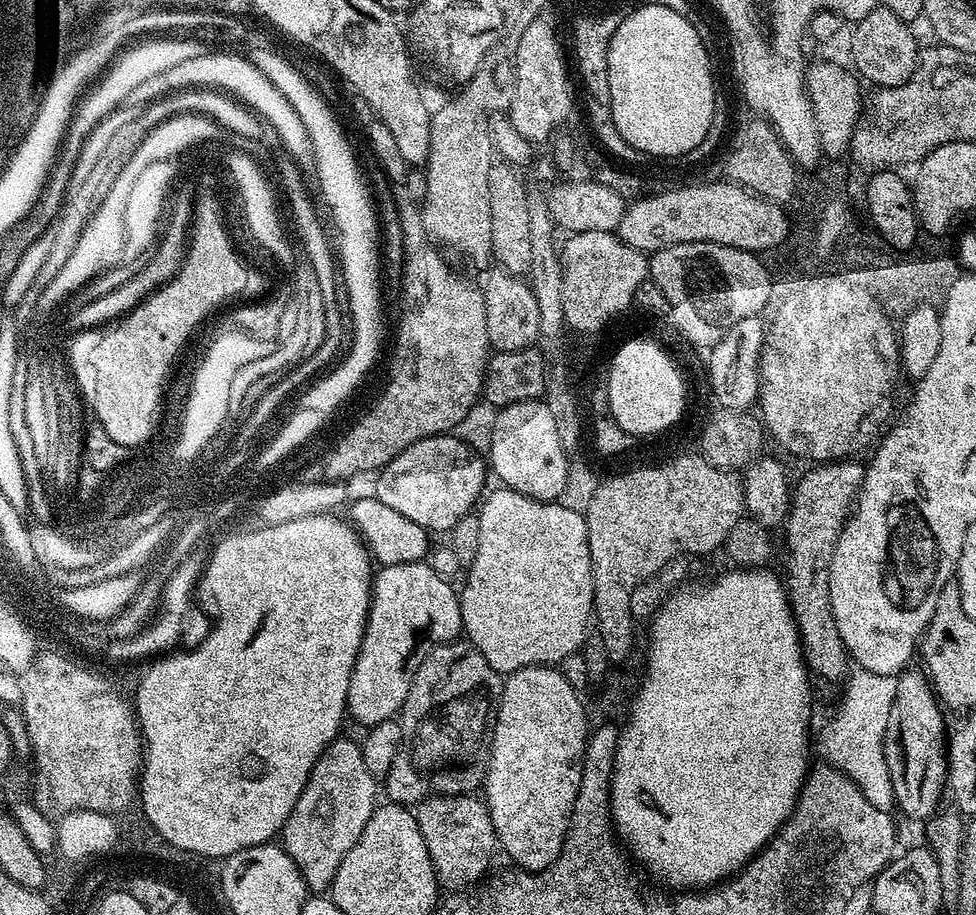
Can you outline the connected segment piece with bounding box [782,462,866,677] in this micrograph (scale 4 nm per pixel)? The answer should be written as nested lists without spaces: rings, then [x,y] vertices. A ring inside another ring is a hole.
[[[824,462],[809,467],[812,469],[797,484],[795,481],[794,499],[786,521],[788,553],[784,556],[782,579],[788,589],[788,604],[800,632],[805,661],[809,669],[820,676],[843,677],[850,668],[848,650],[834,622],[828,583],[834,546],[856,503],[860,483],[864,481],[865,465],[852,463],[856,462]]]

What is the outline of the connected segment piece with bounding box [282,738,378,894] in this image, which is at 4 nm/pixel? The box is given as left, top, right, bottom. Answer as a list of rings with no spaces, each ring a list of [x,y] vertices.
[[[337,738],[332,745],[318,758],[294,810],[288,816],[282,829],[282,847],[288,857],[293,860],[300,869],[304,884],[316,894],[324,894],[329,891],[334,882],[334,874],[338,874],[338,866],[342,866],[342,858],[350,854],[350,846],[358,842],[366,822],[370,822],[370,814],[378,807],[376,800],[377,777],[366,770],[364,761],[364,749],[359,743],[352,740]]]

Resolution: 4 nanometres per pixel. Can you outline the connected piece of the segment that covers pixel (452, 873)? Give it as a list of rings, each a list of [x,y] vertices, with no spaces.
[[[472,794],[462,796],[429,796],[415,805],[414,815],[422,830],[430,862],[436,871],[437,881],[448,888],[468,890],[485,879],[493,867],[492,855],[498,852],[494,822],[488,813],[487,803]]]

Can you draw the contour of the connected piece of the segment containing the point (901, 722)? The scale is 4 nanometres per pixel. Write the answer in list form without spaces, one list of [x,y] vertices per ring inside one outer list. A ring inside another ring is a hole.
[[[923,671],[899,673],[897,693],[894,696],[893,710],[890,712],[889,726],[884,740],[885,758],[908,758],[908,792],[910,810],[909,821],[921,822],[937,815],[941,807],[940,799],[946,796],[948,779],[948,754],[946,751],[946,734],[944,736],[944,715],[942,707],[931,680]]]

